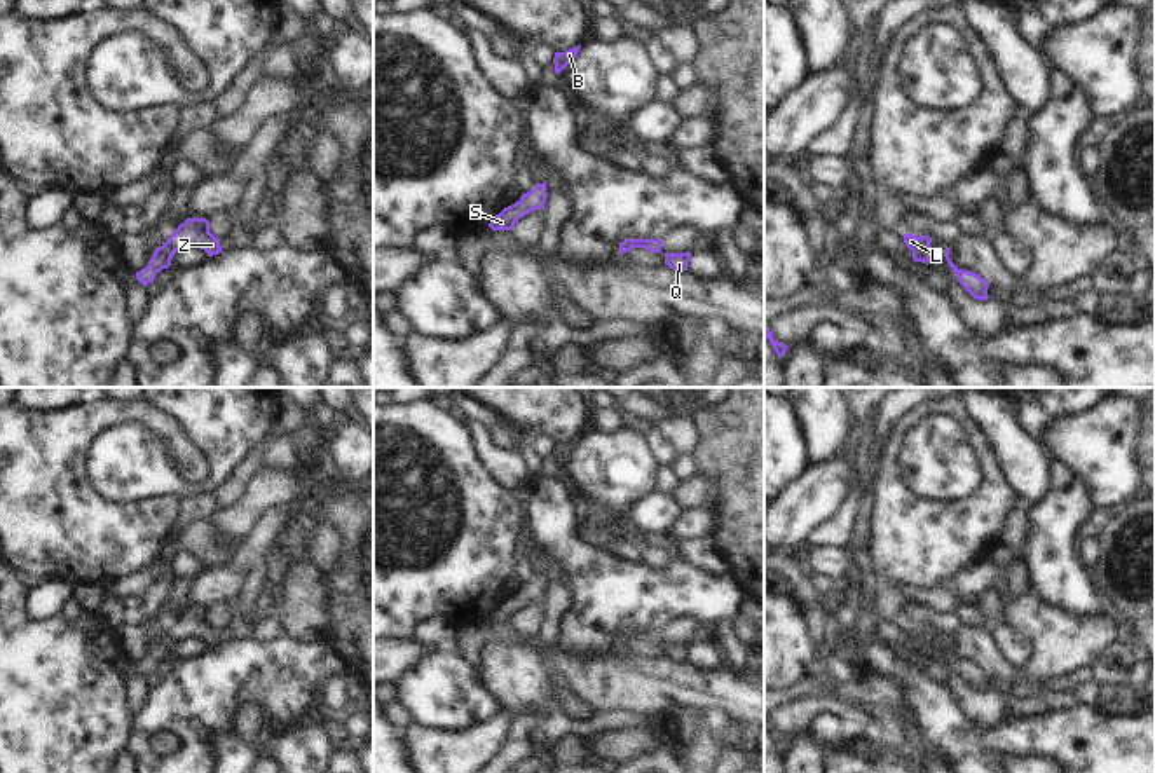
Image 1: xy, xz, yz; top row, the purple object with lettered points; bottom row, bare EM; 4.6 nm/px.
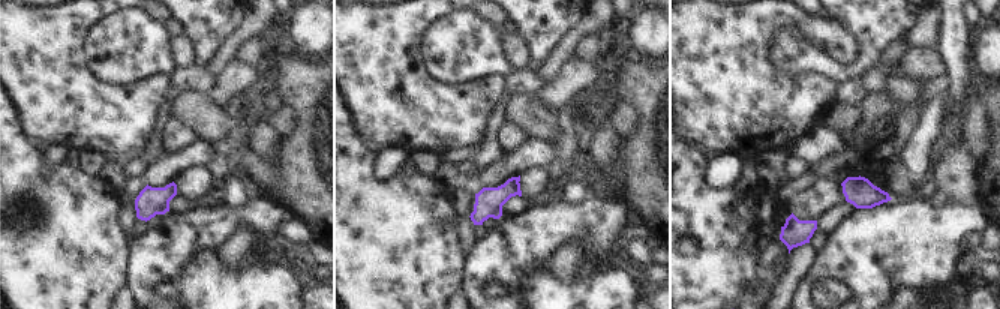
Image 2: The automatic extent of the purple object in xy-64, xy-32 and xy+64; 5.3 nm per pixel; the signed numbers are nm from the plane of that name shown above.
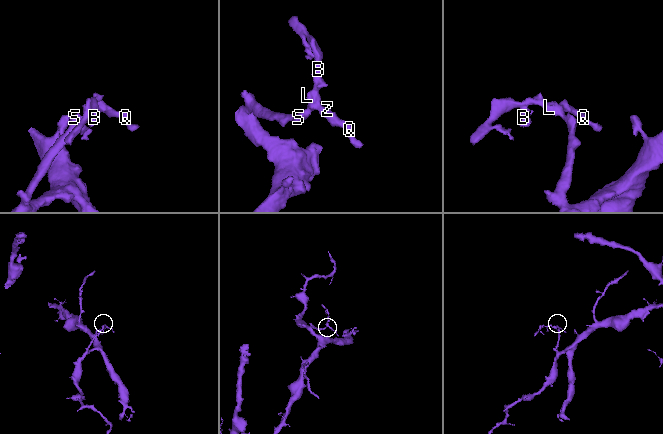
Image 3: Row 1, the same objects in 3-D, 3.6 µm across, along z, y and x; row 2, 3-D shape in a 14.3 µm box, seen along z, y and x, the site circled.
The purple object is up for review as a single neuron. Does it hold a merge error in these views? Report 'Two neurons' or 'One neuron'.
One neuron.

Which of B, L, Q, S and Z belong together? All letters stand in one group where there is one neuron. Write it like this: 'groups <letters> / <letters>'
groups B L Q S Z

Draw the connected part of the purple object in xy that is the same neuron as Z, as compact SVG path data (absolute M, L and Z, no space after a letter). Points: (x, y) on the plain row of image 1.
M187 609L178 616L169 630L155 639L148 656L136 663L138 672L147 677L155 670L155 665L171 656L173 646L183 639L201 639L208 647L223 644L220 630L209 623L209 612L206 609Z

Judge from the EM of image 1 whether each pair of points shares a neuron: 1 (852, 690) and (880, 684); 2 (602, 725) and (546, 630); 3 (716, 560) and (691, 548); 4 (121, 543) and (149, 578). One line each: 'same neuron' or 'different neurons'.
1: same neuron
2: different neurons
3: same neuron
4: different neurons

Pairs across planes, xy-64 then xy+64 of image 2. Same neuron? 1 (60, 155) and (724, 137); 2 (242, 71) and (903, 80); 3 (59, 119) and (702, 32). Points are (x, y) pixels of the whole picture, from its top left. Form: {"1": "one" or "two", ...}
{"1": "two", "2": "two", "3": "one"}

